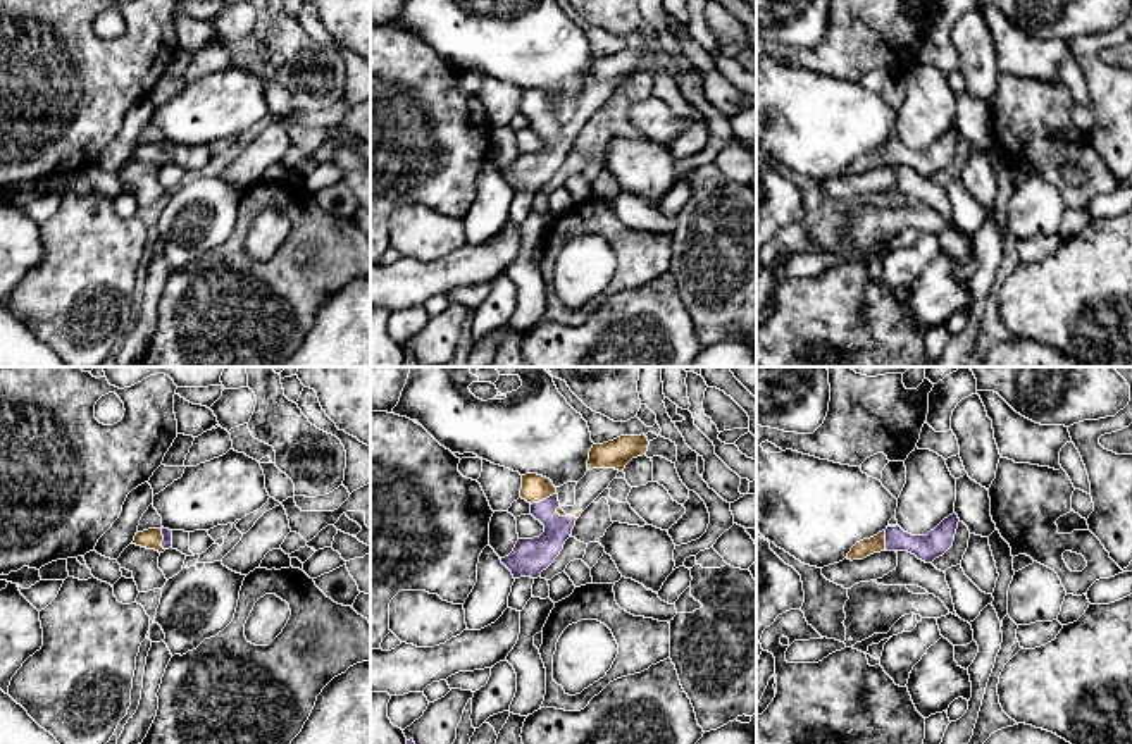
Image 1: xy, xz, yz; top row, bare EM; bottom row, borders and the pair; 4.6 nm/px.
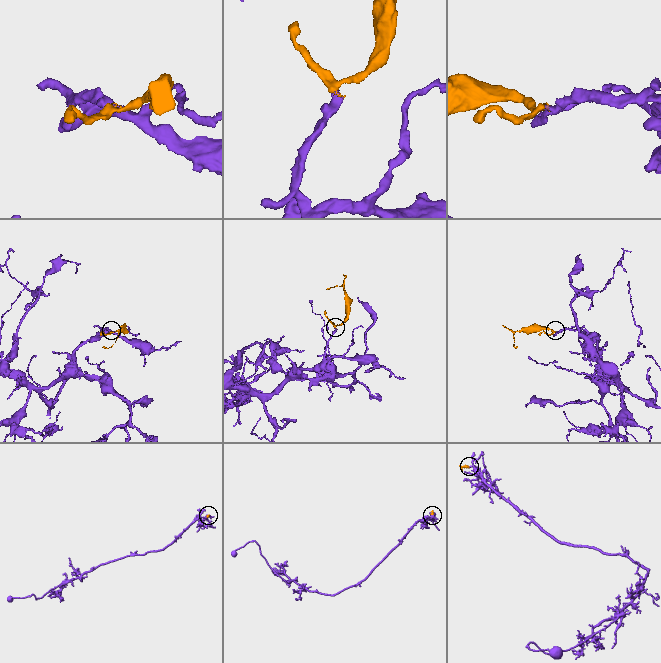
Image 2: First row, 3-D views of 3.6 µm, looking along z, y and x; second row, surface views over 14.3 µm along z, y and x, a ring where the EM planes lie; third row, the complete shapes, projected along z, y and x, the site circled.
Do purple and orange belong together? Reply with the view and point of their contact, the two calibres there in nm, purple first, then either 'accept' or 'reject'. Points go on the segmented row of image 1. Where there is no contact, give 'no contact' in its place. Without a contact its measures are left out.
xz (543, 500) | 150/130 nm | accept

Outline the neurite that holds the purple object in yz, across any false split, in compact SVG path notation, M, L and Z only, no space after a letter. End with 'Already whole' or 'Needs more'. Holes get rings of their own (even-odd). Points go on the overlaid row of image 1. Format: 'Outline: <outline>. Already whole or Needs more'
Outline: M953 513L927 536L911 536L905 532L898 524L887 525L887 529L877 536L856 542L846 558L853 561L863 560L880 551L908 551L918 560L932 563L953 546L958 522L958 515Z. Needs more

